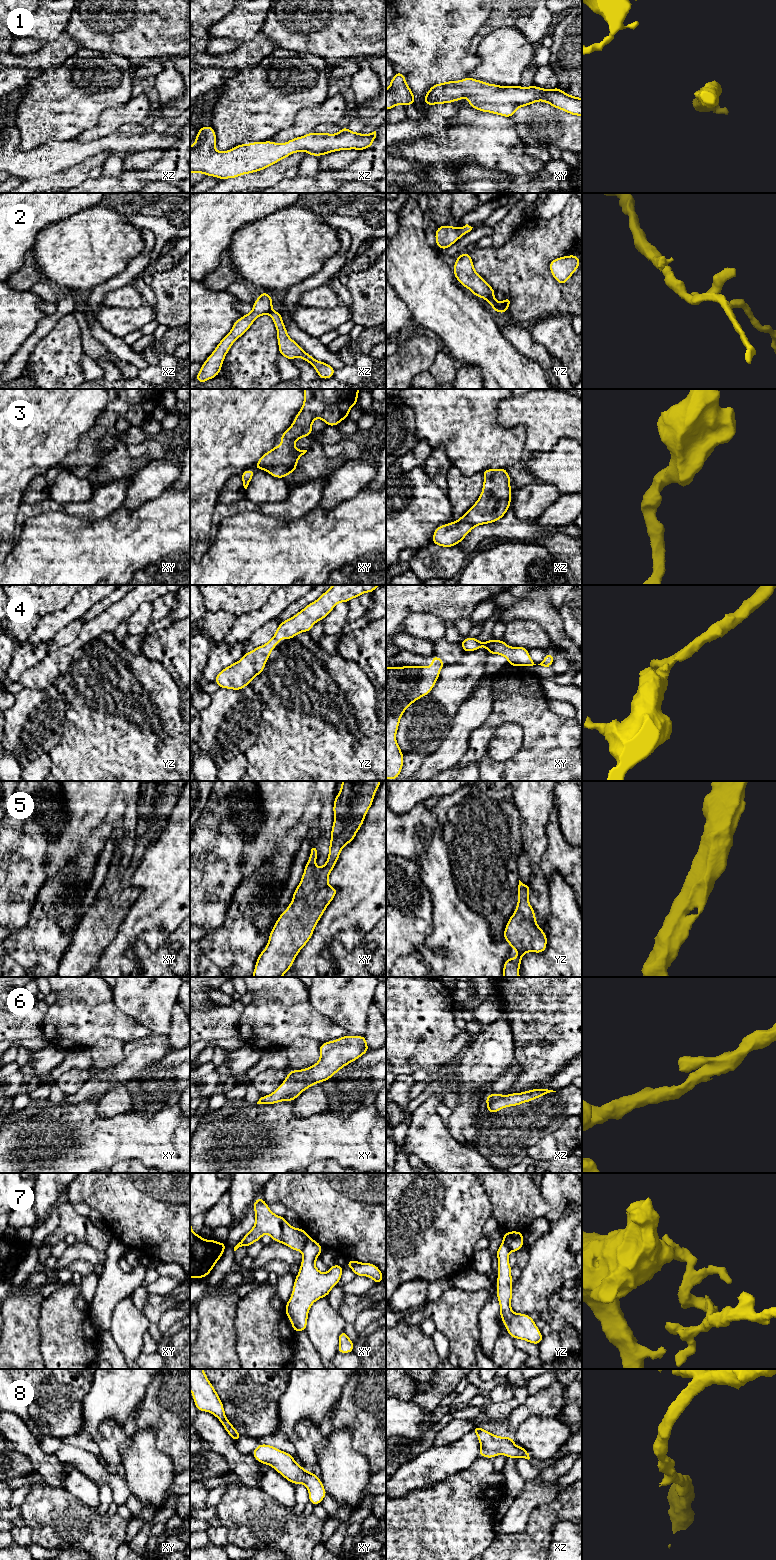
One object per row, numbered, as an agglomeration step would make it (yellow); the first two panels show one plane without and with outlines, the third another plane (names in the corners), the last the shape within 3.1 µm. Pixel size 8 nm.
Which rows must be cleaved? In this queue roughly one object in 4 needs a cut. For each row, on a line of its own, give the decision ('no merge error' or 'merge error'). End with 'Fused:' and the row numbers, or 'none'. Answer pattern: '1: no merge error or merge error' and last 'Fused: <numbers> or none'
1: no merge error
2: merge error
3: no merge error
4: no merge error
5: no merge error
6: no merge error
7: merge error
8: no merge error
Fused: 2, 7

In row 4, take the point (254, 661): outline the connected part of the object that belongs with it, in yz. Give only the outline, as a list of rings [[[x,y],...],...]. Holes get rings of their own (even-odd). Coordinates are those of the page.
[[[333,585],[316,601],[308,604],[293,617],[281,622],[273,638],[266,644],[245,653],[240,662],[233,662],[221,670],[214,681],[219,685],[219,688],[242,690],[251,684],[256,675],[263,673],[273,648],[282,638],[290,640],[301,632],[310,632],[312,626],[319,620],[323,620],[338,603],[347,603],[365,592],[372,593],[379,586]]]

